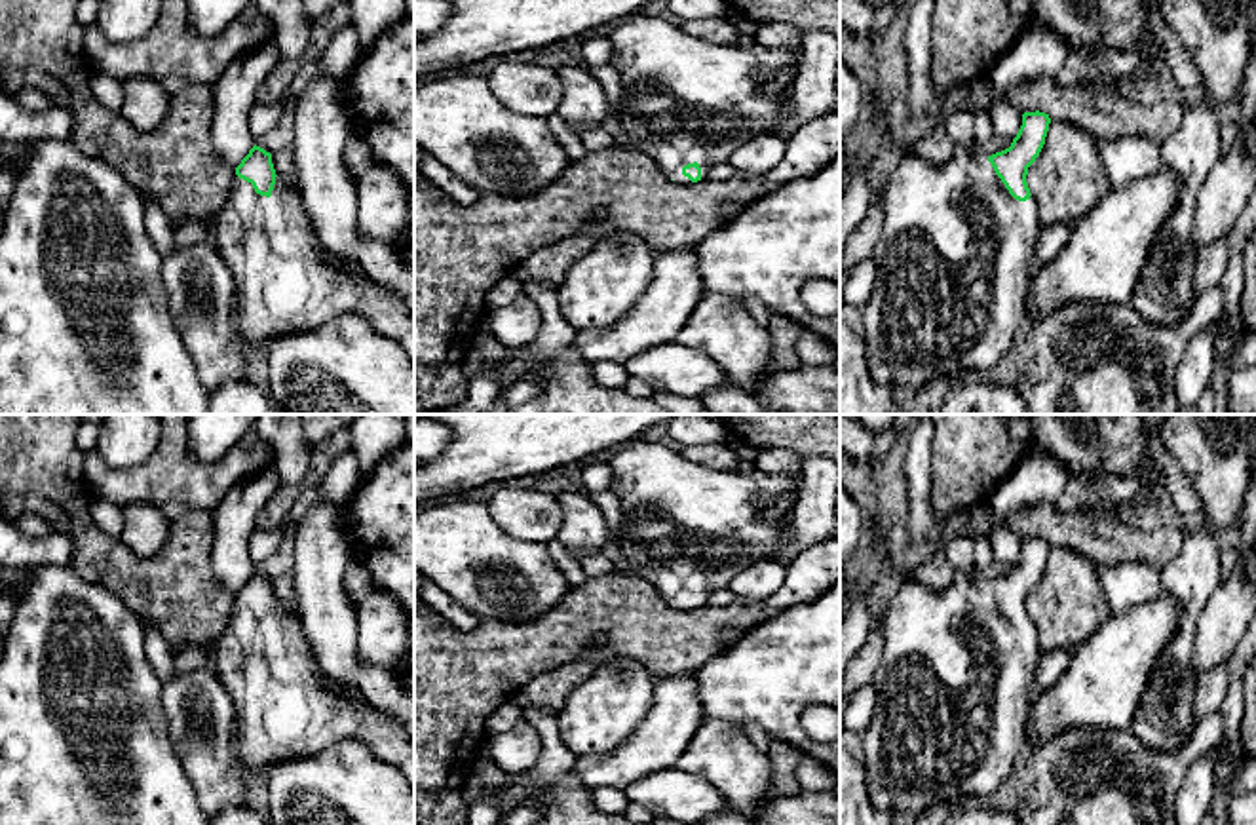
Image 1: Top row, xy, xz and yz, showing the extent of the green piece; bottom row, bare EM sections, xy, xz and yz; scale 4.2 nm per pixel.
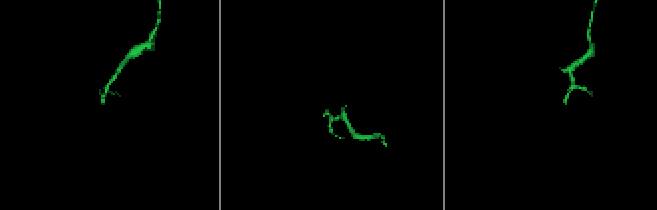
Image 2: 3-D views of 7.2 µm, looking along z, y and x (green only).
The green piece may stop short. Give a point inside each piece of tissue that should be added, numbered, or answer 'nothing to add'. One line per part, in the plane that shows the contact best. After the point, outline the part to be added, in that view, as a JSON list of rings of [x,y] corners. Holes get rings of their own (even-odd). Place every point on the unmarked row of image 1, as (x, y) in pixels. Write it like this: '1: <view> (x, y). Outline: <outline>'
1: yz (954, 685). Outline: [[[956,572],[946,589],[904,580],[887,601],[880,622],[884,650],[872,681],[876,705],[863,730],[870,802],[916,819],[939,802],[950,808],[992,795],[1028,751],[1028,713],[1037,694],[1034,679],[1041,656],[1036,624],[1015,625],[988,584],[965,572]]]

